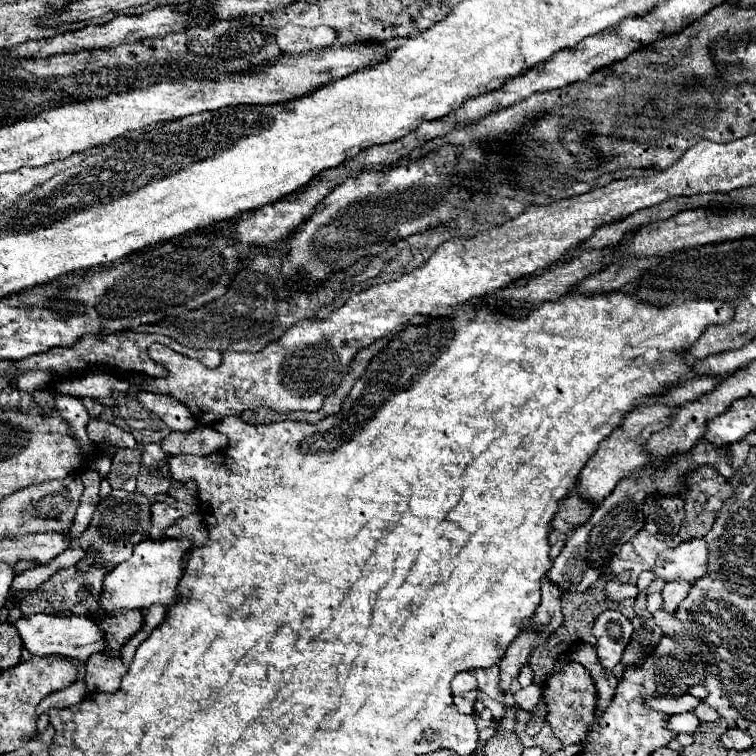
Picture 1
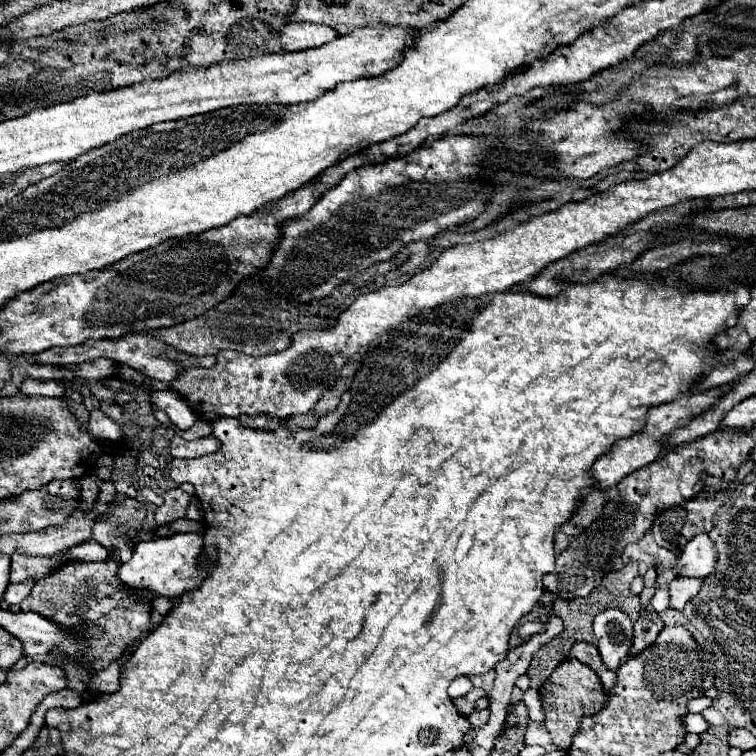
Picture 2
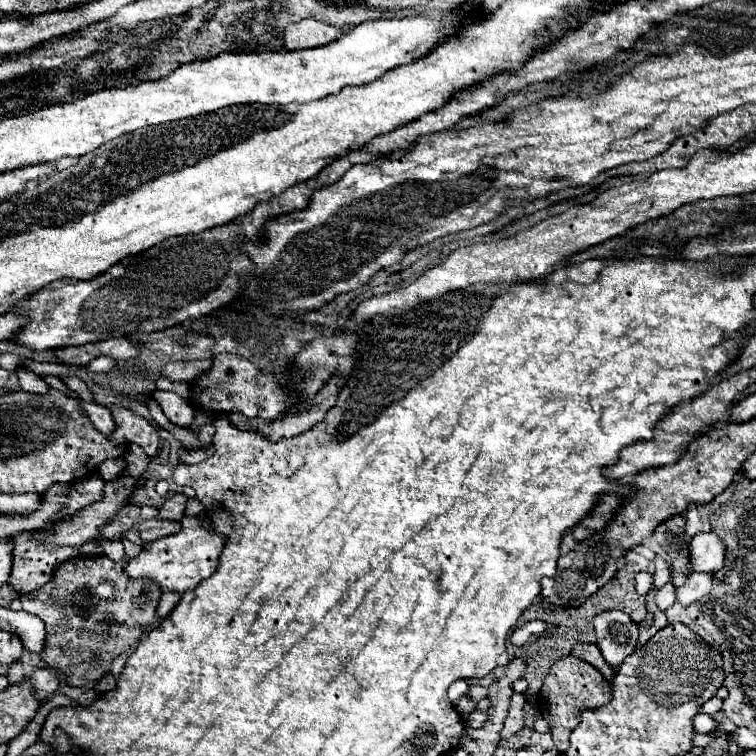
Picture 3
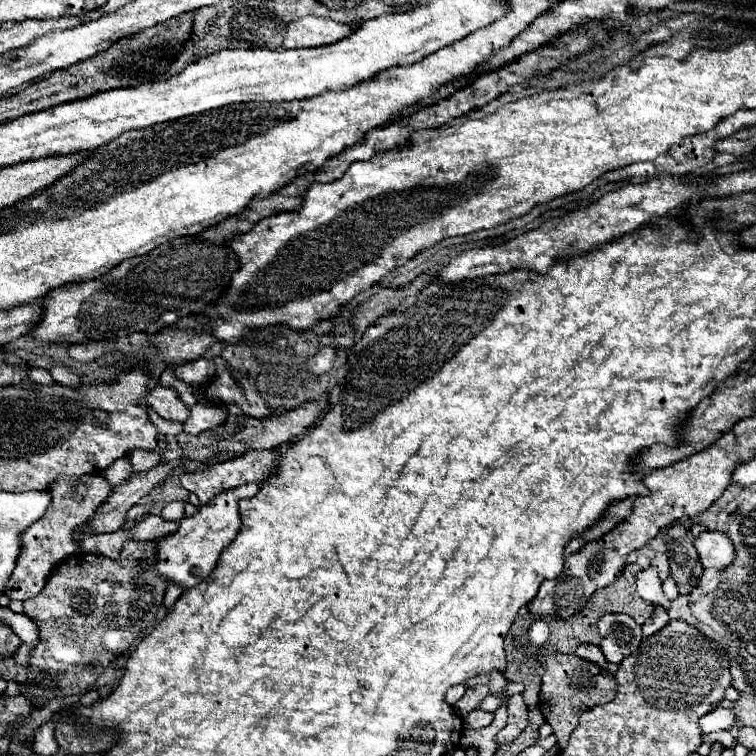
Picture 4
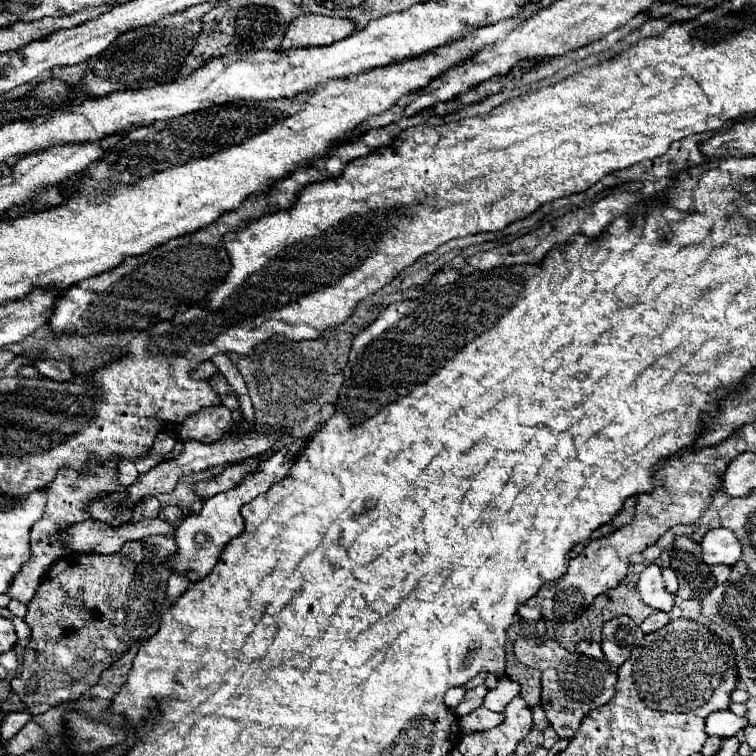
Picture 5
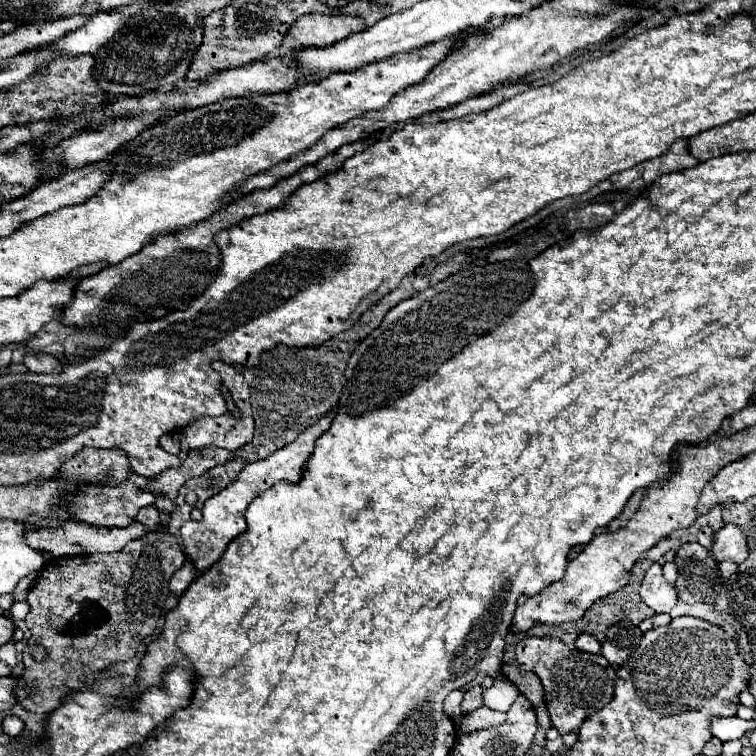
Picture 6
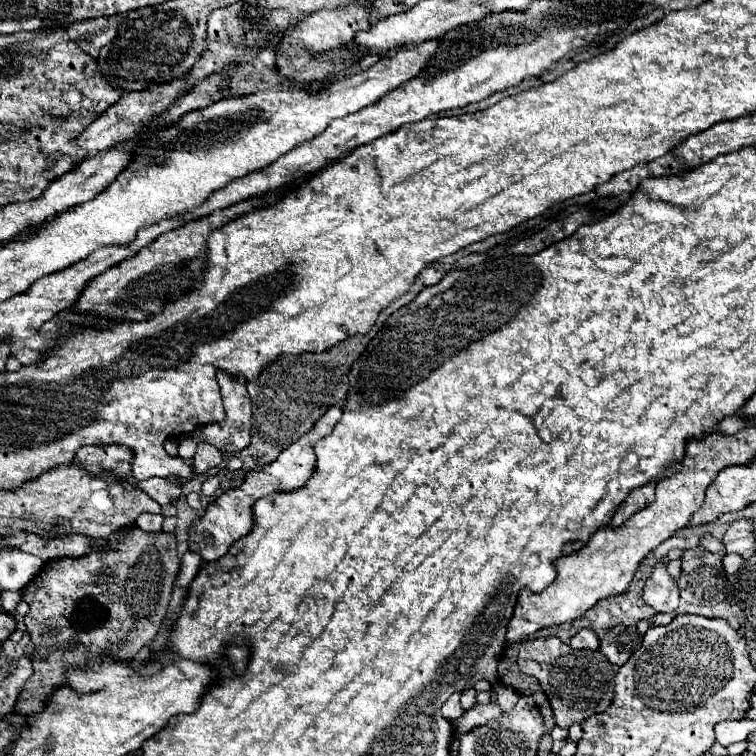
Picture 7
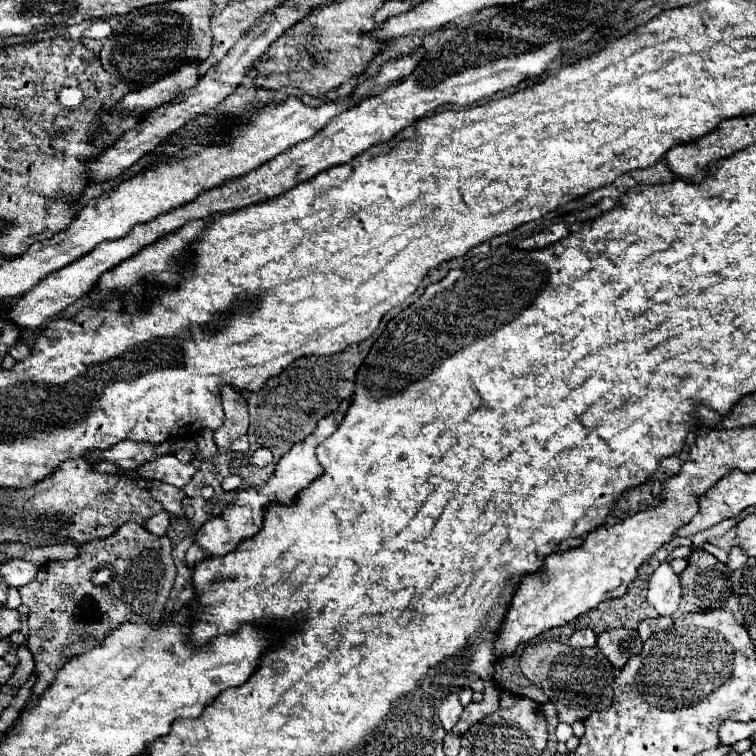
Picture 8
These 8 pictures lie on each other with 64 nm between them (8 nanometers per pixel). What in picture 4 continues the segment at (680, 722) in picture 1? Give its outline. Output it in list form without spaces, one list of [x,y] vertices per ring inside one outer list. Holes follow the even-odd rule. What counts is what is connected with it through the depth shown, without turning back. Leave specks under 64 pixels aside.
[[[714,708],[710,714],[706,714],[702,720],[700,720],[700,728],[704,734],[710,734],[710,732],[718,732],[718,730],[730,730],[734,724],[738,722],[736,714],[728,708]]]

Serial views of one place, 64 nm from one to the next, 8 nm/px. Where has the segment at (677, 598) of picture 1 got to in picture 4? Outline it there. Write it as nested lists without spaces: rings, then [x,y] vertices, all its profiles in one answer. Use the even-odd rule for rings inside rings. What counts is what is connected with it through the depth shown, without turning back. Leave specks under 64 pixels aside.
[[[706,568],[704,574],[702,574],[702,578],[700,578],[700,586],[696,586],[696,590],[692,590],[692,596],[688,596],[690,602],[698,602],[702,596],[710,594],[712,590],[716,590],[718,584],[720,584],[720,580],[722,580],[722,574],[724,574],[724,570]]]

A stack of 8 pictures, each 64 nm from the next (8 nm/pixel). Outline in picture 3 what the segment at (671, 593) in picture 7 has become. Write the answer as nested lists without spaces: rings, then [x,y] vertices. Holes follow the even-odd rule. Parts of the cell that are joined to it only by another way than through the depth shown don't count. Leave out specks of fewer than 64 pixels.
[[[640,572],[638,578],[636,578],[636,590],[638,590],[638,594],[646,596],[652,588],[654,588],[654,576],[648,574],[648,572]]]

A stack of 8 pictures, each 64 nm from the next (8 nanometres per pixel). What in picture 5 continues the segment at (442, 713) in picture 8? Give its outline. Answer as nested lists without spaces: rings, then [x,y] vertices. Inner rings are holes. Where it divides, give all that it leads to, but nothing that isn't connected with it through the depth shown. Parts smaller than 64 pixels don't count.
[[[462,686],[452,688],[452,690],[448,690],[448,692],[446,692],[446,696],[444,696],[444,704],[448,706],[448,710],[456,712],[456,706],[458,706],[458,704],[460,704],[460,700],[464,698],[464,692],[466,692],[466,688],[462,688]]]

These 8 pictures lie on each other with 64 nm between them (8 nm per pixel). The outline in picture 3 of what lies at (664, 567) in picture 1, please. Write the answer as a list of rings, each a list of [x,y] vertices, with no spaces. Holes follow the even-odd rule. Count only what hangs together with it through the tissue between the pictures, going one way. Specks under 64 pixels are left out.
[[[700,532],[690,542],[690,554],[694,572],[718,572],[724,566],[726,546],[714,532]]]

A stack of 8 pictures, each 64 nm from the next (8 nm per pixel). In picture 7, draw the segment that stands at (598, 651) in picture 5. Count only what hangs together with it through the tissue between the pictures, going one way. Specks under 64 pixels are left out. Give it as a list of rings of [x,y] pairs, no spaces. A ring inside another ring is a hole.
[[[580,630],[578,634],[574,634],[574,638],[570,640],[572,648],[588,648],[588,650],[598,650],[598,636],[592,630]]]

